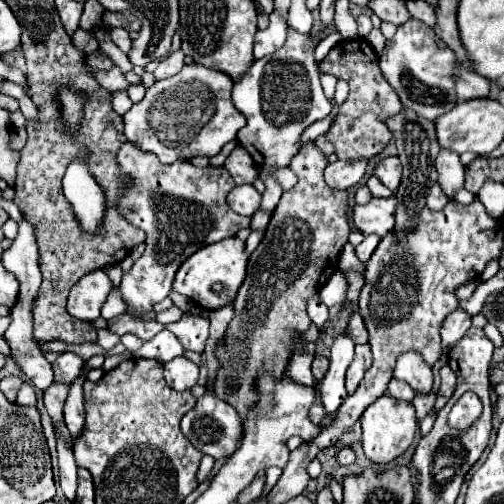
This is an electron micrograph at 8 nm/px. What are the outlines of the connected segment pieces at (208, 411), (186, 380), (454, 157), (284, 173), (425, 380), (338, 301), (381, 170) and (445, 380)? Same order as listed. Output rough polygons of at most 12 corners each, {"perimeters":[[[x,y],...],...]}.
{"perimeters":[[[213,393],[181,419],[181,433],[213,459],[235,453],[241,419]],[[187,357],[165,363],[165,381],[175,391],[191,389],[199,367]],[[441,149],[435,159],[439,185],[453,199],[461,189],[465,167],[459,153]],[[277,169],[279,183],[283,189],[291,189],[297,179],[295,173],[287,169]],[[403,353],[393,377],[415,393],[433,389],[433,369],[419,353]],[[333,273],[319,291],[325,305],[347,305],[345,277]],[[387,157],[377,163],[375,175],[393,193],[401,183],[399,157]],[[443,365],[435,409],[441,409],[455,391],[455,373]]]}

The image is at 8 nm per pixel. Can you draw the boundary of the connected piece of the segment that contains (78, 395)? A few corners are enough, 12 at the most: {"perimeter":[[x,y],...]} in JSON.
{"perimeter":[[77,377],[65,401],[65,425],[73,437],[85,427],[83,381]]}

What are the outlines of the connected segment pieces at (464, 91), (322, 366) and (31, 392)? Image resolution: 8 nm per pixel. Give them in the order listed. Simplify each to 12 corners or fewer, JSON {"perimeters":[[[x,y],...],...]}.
{"perimeters":[[[457,67],[461,101],[489,97],[489,81],[475,71]],[[325,355],[313,359],[311,369],[317,381],[325,377],[329,359]],[[23,383],[17,393],[19,405],[35,405],[35,389]]]}

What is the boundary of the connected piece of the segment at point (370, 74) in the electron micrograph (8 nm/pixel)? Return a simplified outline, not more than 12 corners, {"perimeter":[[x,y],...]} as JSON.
{"perimeter":[[341,41],[319,63],[349,83],[327,133],[339,159],[379,155],[401,101],[373,47]]}

